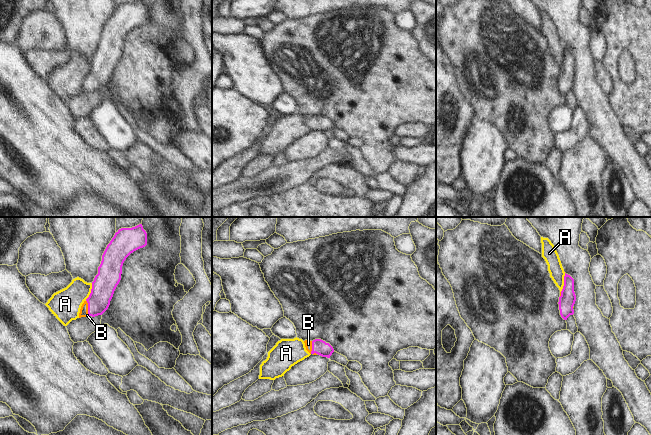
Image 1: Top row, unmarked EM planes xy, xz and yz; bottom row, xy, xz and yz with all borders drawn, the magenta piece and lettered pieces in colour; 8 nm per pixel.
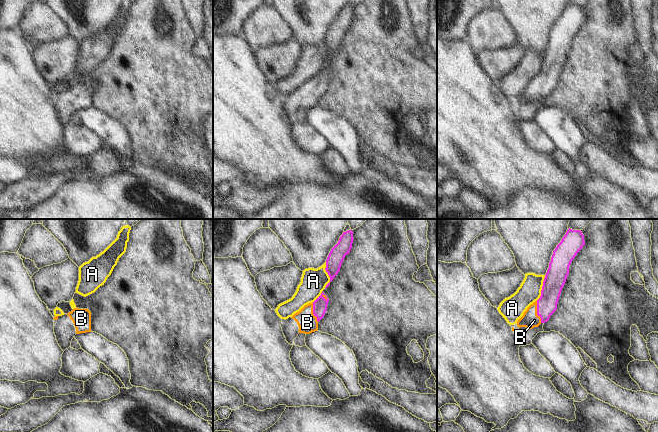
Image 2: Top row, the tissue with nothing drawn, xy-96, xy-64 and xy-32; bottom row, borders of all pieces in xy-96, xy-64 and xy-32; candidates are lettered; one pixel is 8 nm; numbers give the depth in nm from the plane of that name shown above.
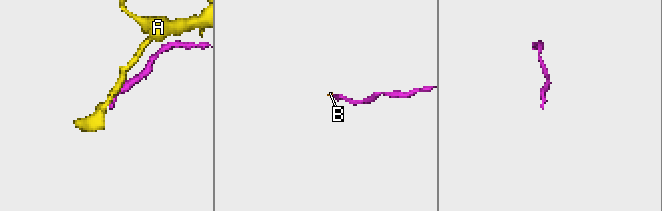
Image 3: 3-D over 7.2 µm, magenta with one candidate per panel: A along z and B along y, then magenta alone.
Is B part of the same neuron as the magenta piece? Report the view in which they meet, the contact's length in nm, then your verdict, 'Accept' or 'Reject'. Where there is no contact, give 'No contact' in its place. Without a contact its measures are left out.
Touches magenta in xy. Shared border 130 nm. Accept.

